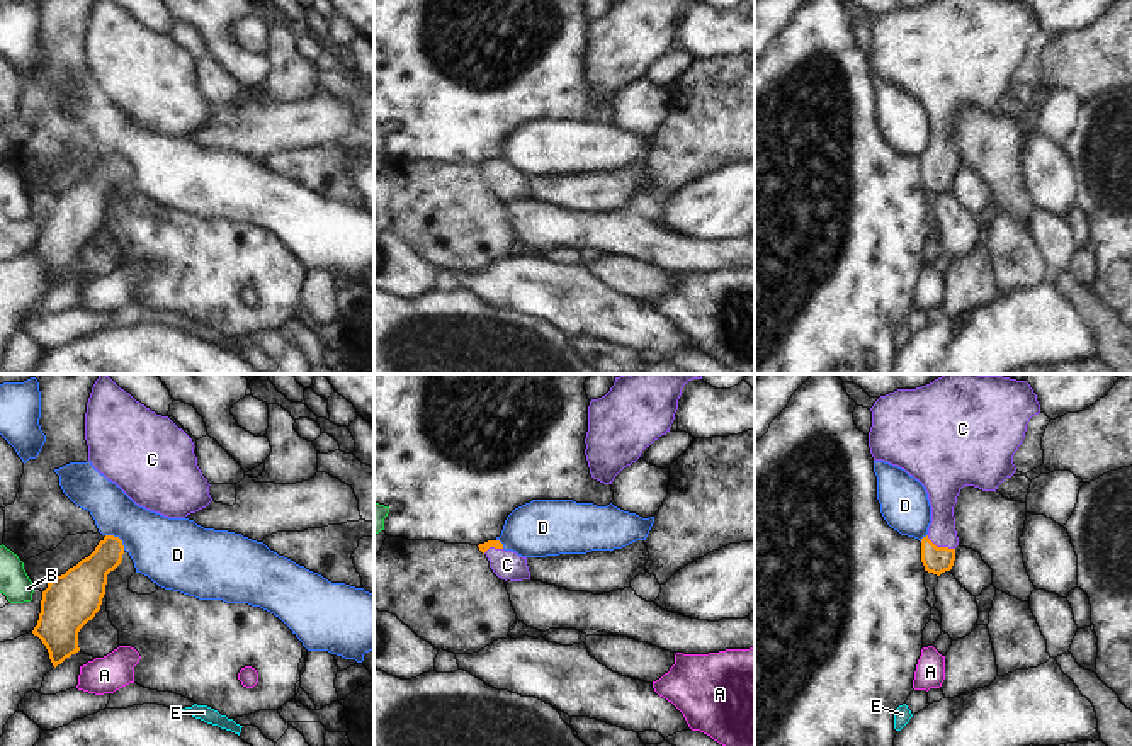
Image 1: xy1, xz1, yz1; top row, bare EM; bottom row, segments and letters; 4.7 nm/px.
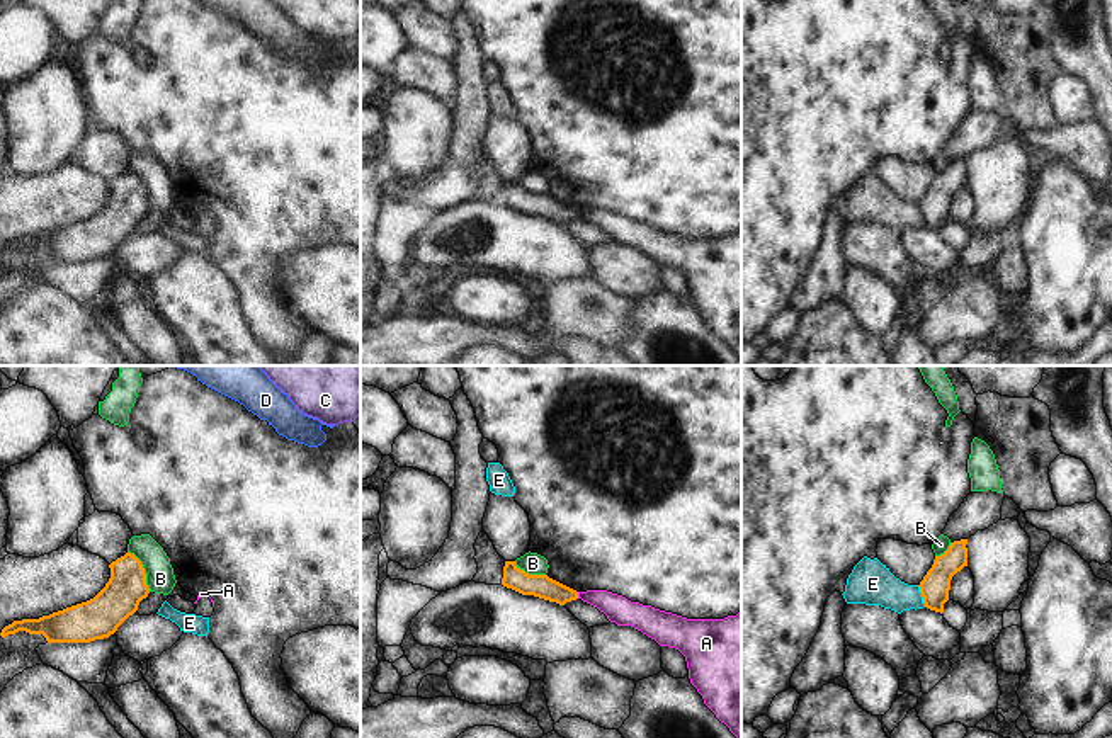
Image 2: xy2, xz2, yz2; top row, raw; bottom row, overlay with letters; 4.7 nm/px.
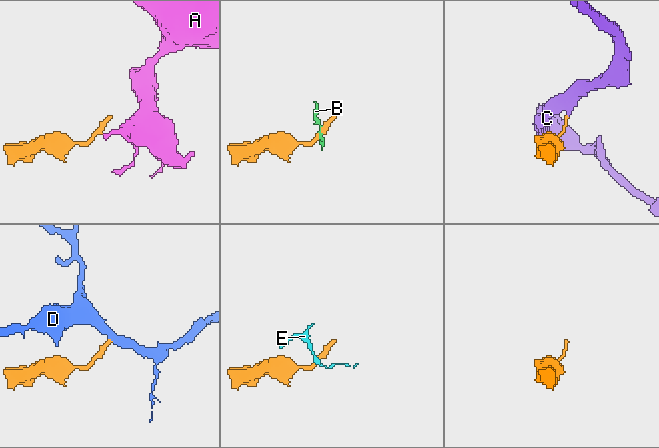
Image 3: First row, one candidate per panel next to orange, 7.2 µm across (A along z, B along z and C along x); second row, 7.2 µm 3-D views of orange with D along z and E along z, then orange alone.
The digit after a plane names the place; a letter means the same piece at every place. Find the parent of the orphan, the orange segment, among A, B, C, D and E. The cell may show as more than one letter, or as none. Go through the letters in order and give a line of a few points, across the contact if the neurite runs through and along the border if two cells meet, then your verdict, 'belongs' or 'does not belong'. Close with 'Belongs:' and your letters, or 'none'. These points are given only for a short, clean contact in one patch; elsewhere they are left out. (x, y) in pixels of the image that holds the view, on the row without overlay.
A: xz2 (577, 211), (578, 216) | does not belong
B: does not belong
C: yz1 (935, 179), (940, 167), (942, 114) | belongs
D: xy1 (106, 153), (116, 155), (124, 169) | does not belong
E: yz2 (917, 204), (925, 225) | does not belong
Belongs: C

